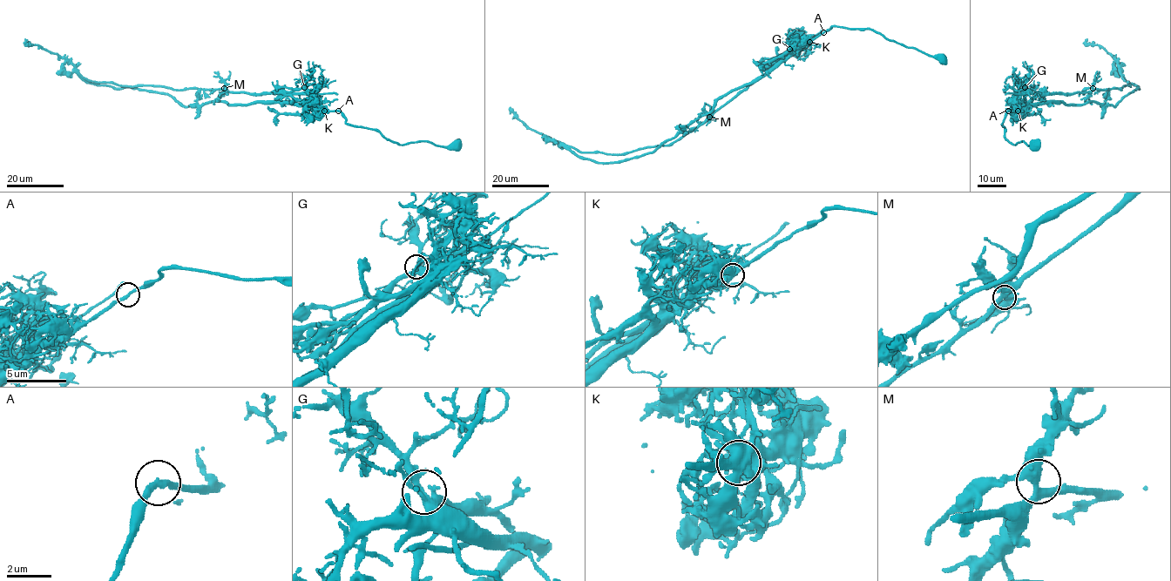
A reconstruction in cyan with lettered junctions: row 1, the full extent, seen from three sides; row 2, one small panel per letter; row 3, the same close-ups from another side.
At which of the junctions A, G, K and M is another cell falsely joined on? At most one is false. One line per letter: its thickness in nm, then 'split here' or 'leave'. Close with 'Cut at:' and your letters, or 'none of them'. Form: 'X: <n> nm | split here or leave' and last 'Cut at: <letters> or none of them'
A: 260 nm | leave
G: 360 nm | leave
K: 600 nm | split here
M: 440 nm | leave
Cut at: K

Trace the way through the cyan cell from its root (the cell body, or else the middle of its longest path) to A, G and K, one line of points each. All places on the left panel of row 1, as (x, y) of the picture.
A: (456, 146), (444, 147), (427, 141), (398, 145), (373, 129), (348, 124), (338, 111)
G: (456, 146), (427, 141), (398, 145), (373, 129), (349, 125), (340, 111), (324, 111), (304, 87)
K: (456, 146), (444, 147), (427, 141), (398, 145), (373, 129), (348, 124), (345, 117), (337, 111), (324, 111)

